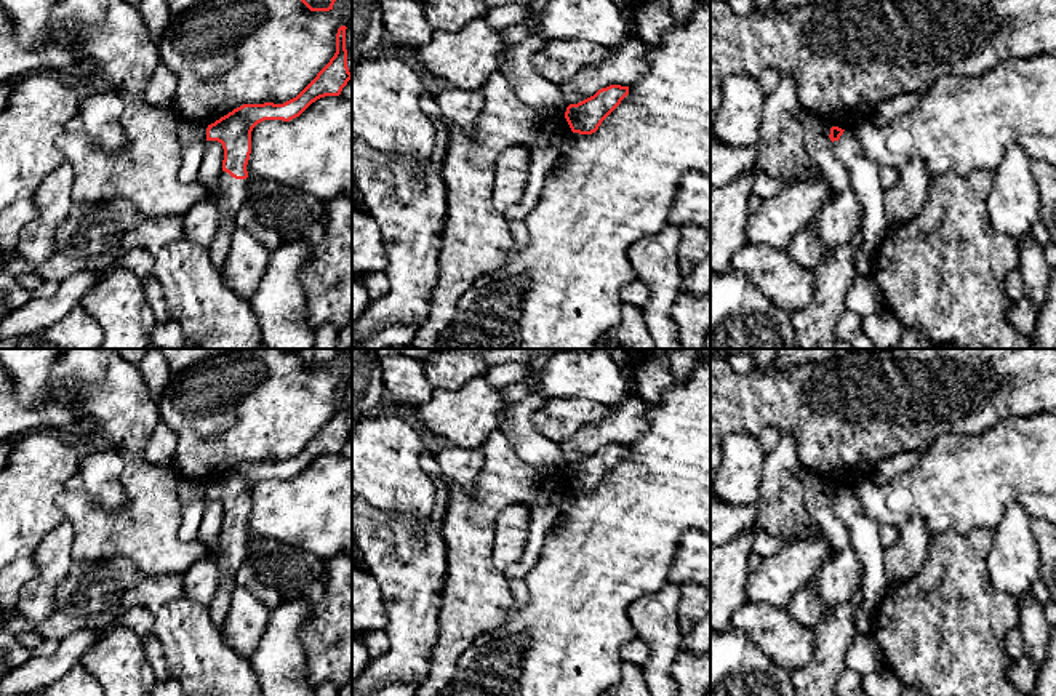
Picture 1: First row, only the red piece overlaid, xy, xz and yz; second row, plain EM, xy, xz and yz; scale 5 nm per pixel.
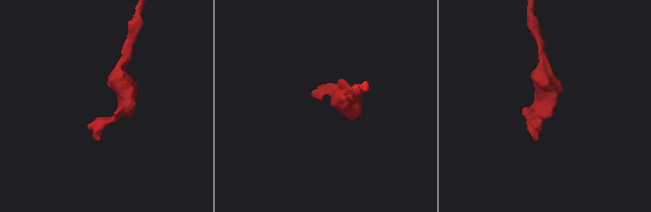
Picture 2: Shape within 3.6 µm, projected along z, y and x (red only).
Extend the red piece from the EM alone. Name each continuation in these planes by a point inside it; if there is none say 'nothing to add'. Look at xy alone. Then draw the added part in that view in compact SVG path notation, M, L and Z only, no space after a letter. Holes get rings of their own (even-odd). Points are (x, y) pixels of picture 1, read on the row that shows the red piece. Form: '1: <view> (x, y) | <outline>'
1: xy (232, 192) | M221 171L219 174L219 189L211 200L218 206L219 227L227 221L235 218L235 213L246 200L246 179L235 179L229 173Z

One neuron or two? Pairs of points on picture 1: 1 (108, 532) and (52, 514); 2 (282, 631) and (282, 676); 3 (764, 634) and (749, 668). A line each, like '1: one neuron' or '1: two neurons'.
1: two neurons
2: one neuron
3: two neurons

